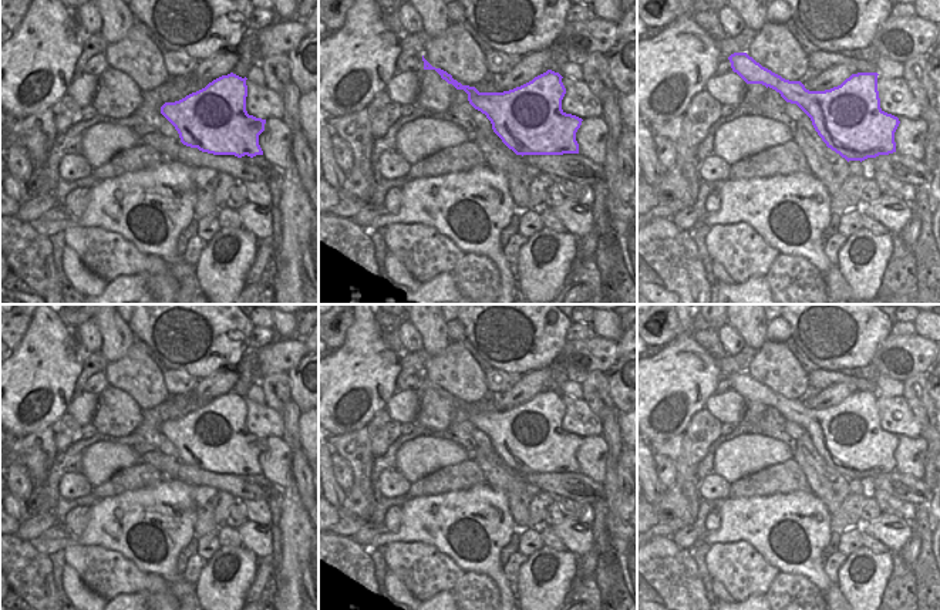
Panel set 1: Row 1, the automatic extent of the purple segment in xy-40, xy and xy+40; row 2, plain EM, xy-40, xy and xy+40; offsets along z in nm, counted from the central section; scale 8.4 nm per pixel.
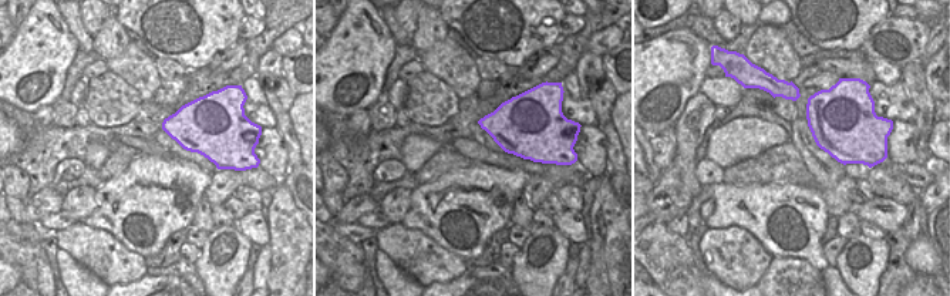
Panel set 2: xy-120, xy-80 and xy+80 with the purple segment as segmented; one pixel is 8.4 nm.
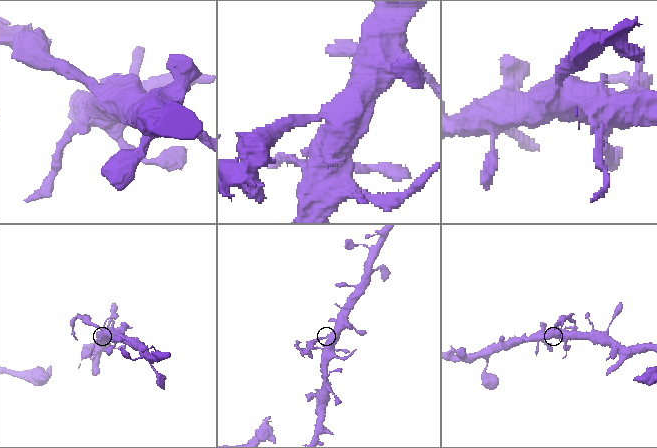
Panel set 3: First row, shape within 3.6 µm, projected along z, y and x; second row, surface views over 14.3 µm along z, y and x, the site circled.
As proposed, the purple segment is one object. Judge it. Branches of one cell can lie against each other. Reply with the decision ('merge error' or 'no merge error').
merge error

